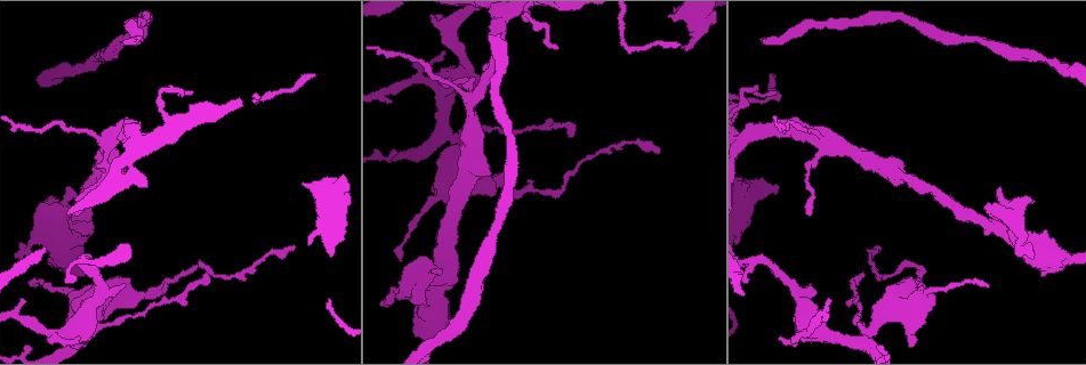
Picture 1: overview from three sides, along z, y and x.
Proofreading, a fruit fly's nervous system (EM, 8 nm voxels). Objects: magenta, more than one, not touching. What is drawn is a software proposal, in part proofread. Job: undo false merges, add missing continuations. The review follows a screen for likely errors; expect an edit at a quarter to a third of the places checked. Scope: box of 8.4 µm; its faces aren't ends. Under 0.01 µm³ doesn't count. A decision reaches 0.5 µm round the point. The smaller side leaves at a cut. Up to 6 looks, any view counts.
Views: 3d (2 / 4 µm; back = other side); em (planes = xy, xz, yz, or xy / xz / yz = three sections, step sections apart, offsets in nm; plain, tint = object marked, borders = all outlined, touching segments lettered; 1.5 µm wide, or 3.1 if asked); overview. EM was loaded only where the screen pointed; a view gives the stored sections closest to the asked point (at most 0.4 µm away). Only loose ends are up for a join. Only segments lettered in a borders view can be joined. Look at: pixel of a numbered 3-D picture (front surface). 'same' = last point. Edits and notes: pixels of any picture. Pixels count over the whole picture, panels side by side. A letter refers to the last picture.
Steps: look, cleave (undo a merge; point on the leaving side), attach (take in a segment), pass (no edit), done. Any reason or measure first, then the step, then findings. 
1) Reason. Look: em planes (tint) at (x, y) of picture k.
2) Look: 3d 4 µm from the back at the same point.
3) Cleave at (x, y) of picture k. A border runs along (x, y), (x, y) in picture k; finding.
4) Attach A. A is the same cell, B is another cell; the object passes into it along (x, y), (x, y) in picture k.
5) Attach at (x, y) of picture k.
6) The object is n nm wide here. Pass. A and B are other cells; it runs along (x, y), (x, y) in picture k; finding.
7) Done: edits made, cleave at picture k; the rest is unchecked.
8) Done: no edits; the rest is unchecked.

An open end. Look: em xy step 8 (borders) at (772, 190) of picture 1.

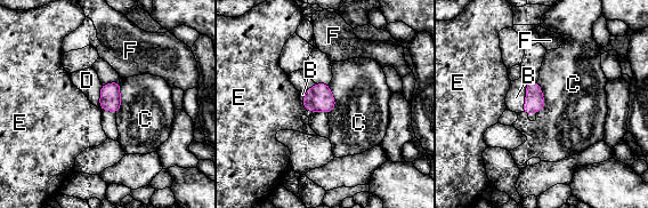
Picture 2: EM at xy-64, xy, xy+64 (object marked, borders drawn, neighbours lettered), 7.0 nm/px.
Attach B. B is the same cell, C, D, E and F are other cells; it goes on there.

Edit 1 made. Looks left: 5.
Look: overview.

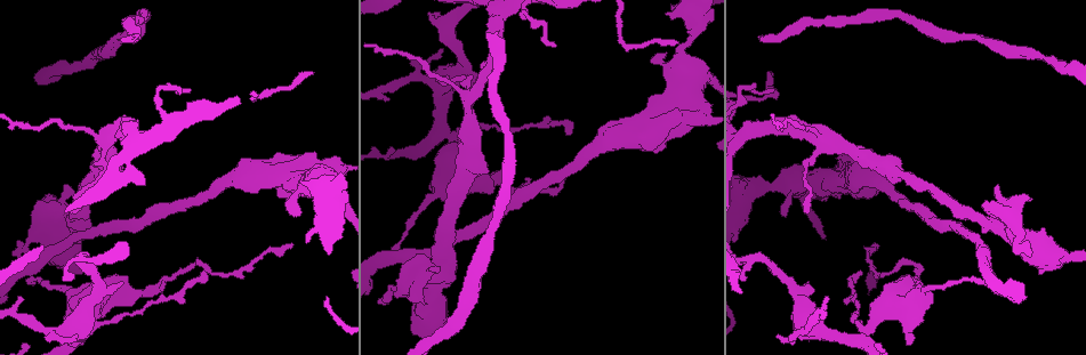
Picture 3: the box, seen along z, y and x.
Look: em planes (borders) at (877, 243) of picture 3.

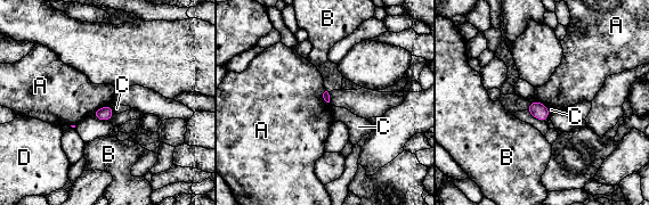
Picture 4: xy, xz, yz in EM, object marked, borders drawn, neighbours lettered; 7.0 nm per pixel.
Pass. A, B, C and D are other cells; a border runs along (110, 104), (90, 115) in picture 4; none of them fits.

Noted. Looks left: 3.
Calibre changes. Look: em xz step 4 (borders) at (857, 339) of picture 3.

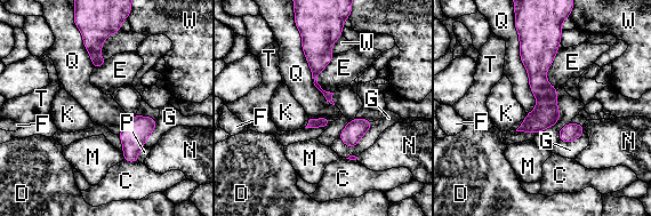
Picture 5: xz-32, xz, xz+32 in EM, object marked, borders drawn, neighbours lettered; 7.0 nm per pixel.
Look: em planes (borders) at the same point.

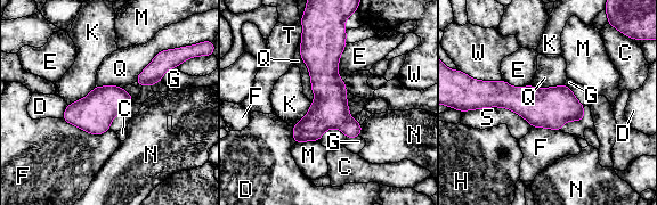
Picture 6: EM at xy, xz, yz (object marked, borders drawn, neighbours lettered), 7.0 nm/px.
Pass. C, D, E, F, G, H, K, M, N, Q, S, T and W are other cells; a border runs along (300, 38), (311, 103) in picture 6; continuous, no second neuron.

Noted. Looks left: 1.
Done: edits made, attach at picture 2; the rest is unchecked.

